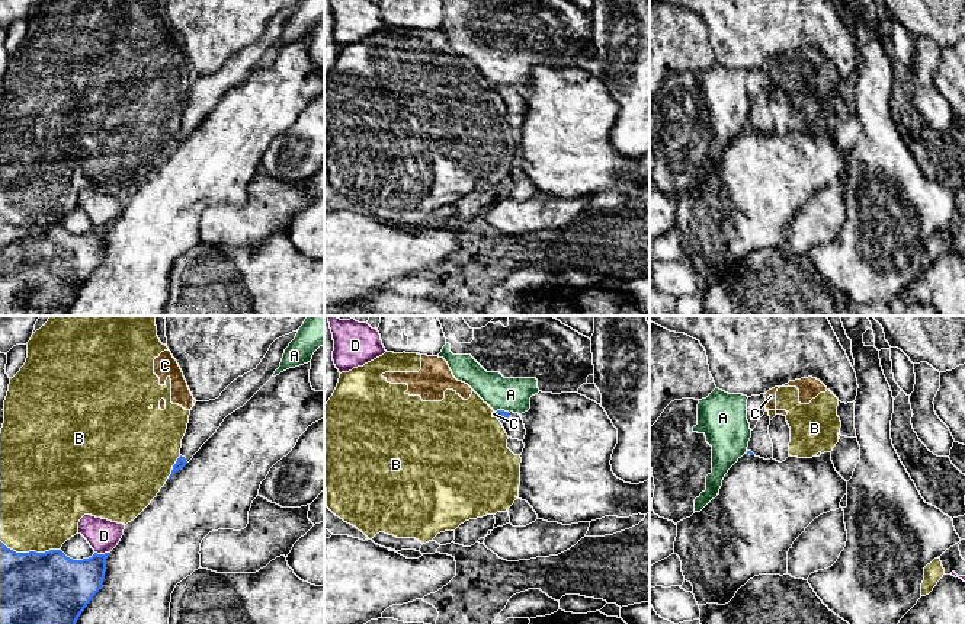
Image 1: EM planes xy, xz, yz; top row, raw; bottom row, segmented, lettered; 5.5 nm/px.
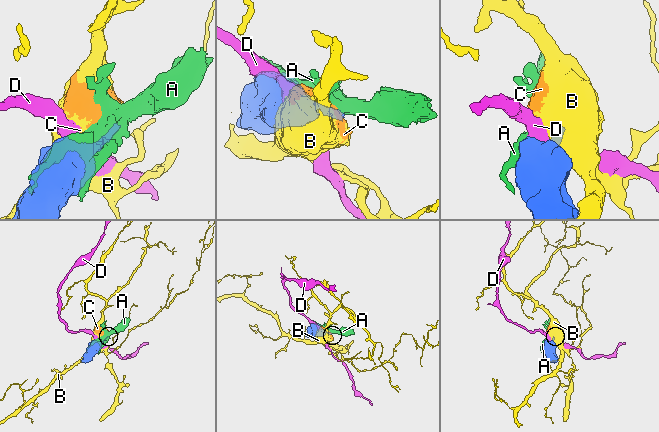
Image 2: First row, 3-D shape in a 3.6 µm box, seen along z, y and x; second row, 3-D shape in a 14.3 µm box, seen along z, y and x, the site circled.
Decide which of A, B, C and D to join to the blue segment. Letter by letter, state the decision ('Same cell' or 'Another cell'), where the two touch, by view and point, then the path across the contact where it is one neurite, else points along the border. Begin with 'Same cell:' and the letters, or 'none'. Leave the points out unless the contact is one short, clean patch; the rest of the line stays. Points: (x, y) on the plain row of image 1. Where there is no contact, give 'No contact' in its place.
Same cell: none
A: Another cell. Touches blue at xz (503, 85)
B: Another cell. Touches blue at xy (31, 226)
C: Another cell. Touches blue at xz (496, 89)
D: Another cell. Touches blue at xy (102, 229)

